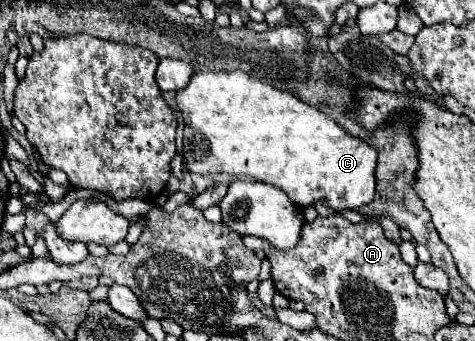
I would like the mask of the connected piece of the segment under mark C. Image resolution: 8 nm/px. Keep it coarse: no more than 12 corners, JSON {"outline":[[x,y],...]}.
{"outline":[[241,71],[177,91],[199,175],[373,201],[377,149]]}

